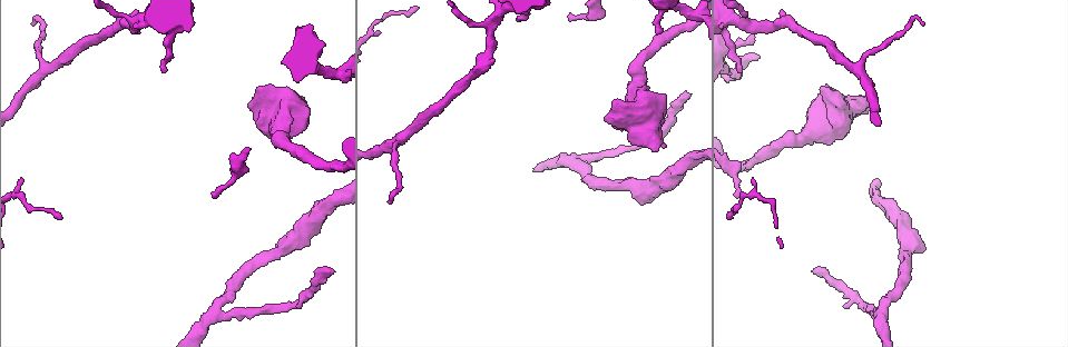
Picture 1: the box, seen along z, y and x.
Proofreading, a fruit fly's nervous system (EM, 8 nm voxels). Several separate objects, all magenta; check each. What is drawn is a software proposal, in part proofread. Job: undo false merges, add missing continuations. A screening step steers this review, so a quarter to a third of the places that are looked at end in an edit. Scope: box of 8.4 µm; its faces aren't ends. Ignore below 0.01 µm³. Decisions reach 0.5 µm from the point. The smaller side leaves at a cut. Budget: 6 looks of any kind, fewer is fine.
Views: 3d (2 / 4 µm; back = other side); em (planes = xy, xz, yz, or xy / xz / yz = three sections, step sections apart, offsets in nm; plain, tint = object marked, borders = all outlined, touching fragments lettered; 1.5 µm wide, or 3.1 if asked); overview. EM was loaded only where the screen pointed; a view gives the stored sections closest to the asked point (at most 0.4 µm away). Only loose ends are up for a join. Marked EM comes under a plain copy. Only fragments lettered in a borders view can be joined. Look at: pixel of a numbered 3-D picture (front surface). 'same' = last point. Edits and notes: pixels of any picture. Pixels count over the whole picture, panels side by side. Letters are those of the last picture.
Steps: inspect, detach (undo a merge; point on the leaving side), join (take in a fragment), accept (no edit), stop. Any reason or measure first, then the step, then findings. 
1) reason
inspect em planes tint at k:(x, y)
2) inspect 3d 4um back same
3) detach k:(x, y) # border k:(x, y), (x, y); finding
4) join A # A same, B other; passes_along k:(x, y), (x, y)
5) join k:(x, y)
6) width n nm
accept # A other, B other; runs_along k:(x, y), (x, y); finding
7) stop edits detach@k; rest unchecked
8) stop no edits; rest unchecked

tapers out
inspect em planes tint at 1:(520, 19)

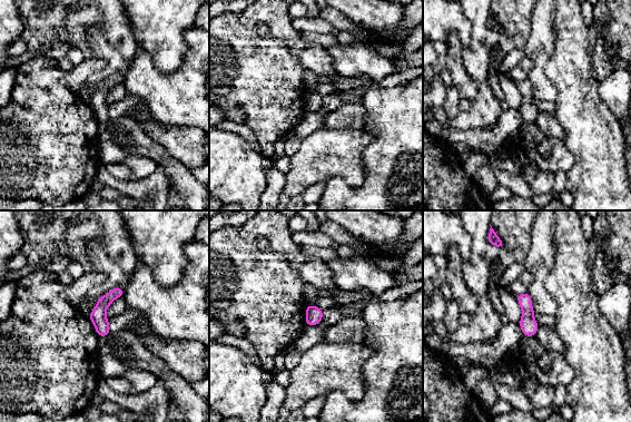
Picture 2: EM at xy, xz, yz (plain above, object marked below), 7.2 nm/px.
inspect em planes borders same

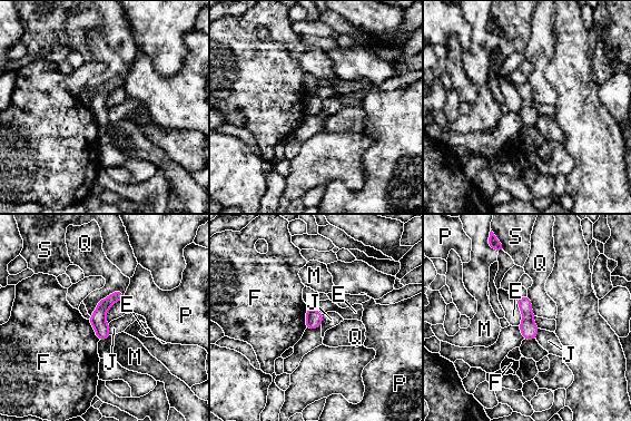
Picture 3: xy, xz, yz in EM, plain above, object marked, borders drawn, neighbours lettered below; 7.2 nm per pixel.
accept # E other, F other, J other, M other, P other, Q other, S other; no lettered fragment goes on from it

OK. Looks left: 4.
tapers out
inspect 3d 4um back at 1:(737, 196)

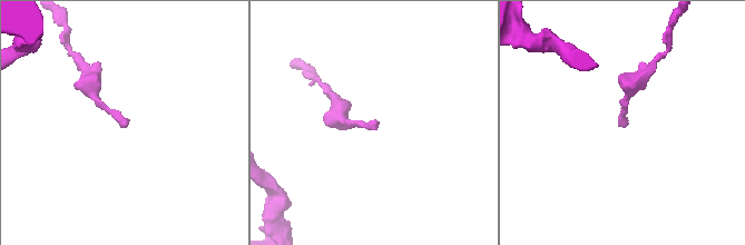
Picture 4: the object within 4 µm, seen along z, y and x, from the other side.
shape alone is not enough
inspect em yz step 8 borders at 4:(619, 126)

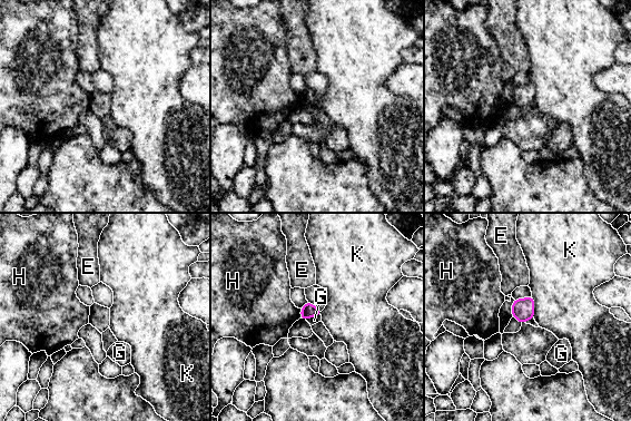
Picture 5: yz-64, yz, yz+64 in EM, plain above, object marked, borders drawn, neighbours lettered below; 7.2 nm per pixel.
another direction
inspect em planes borders same

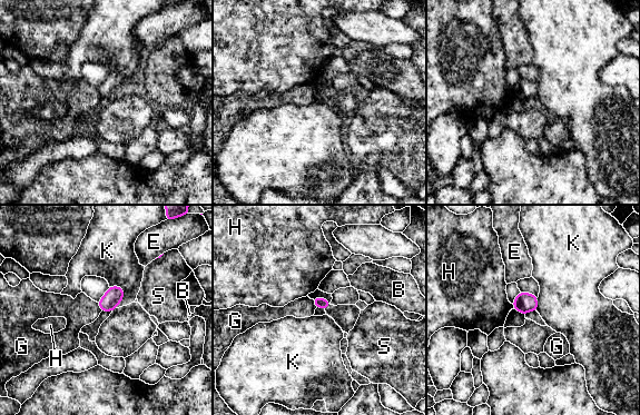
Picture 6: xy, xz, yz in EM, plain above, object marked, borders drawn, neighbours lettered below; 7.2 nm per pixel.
accept # B other, E other, G other, H other, K other, S other; border 6:(111, 285), (122, 289), (116, 307); no lettered fragment goes on from it

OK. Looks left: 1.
stop no edits; rest unchecked

